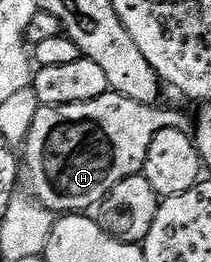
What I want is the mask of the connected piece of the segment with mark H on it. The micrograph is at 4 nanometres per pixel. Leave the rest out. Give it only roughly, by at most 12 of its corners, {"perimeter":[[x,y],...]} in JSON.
{"perimeter":[[111,91],[40,105],[22,142],[27,192],[95,210],[143,174],[167,117]]}

